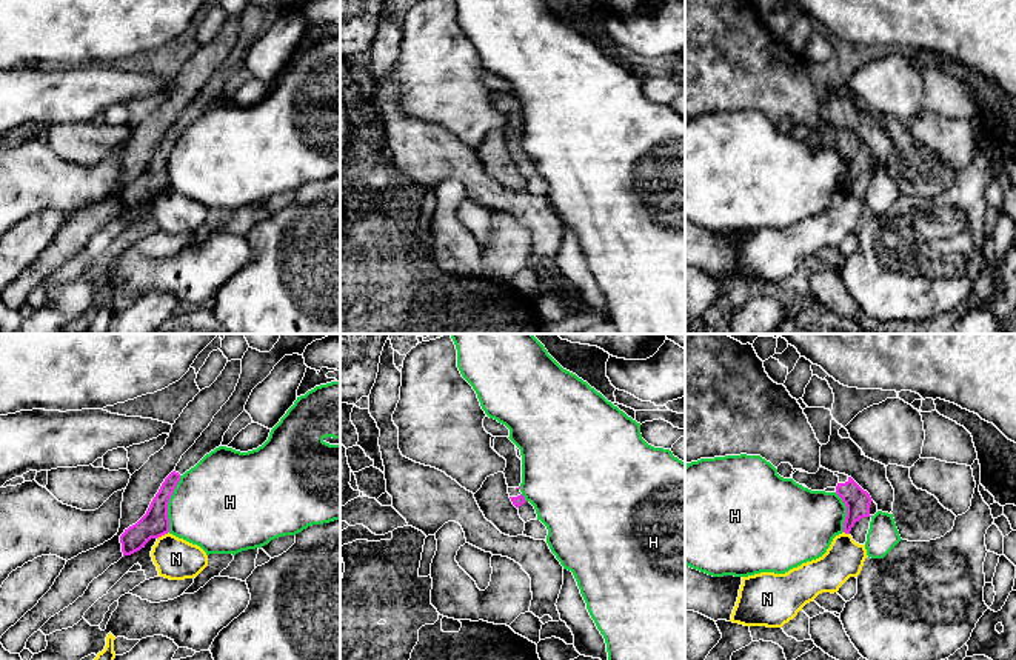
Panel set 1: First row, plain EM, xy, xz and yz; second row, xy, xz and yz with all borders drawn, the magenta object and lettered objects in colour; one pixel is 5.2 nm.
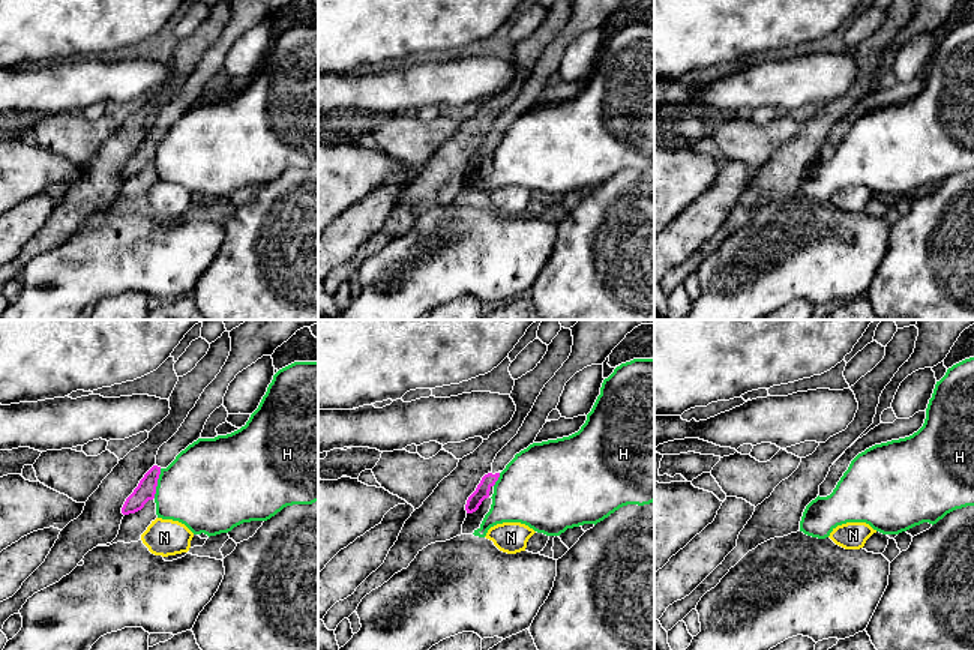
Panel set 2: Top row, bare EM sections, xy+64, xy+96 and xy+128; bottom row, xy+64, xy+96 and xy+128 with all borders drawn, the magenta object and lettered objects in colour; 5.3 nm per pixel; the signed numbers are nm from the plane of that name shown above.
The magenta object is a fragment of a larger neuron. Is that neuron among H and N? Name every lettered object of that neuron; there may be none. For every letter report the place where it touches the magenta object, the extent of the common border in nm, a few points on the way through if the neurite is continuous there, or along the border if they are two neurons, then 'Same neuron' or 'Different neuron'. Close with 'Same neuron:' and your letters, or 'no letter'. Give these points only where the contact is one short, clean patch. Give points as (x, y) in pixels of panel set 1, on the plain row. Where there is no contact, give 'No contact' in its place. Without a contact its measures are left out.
H: Touches magenta at xy (168, 157). Shared border 300 nm. Different neuron
N: Touches magenta at xy (162, 190). Shared border 80 nm. Boundary: xy (168, 186), (157, 194). Different neuron
Same neuron: no letter

